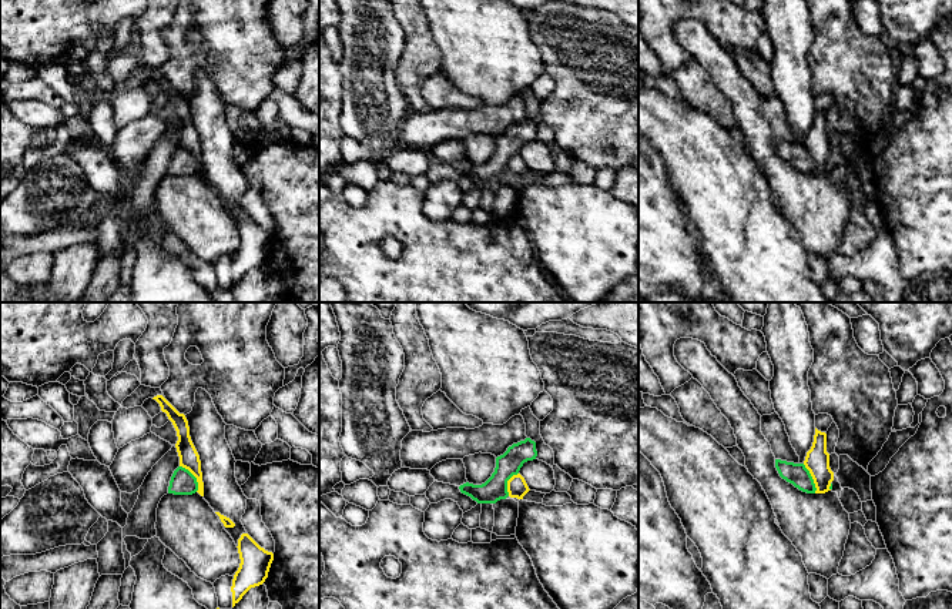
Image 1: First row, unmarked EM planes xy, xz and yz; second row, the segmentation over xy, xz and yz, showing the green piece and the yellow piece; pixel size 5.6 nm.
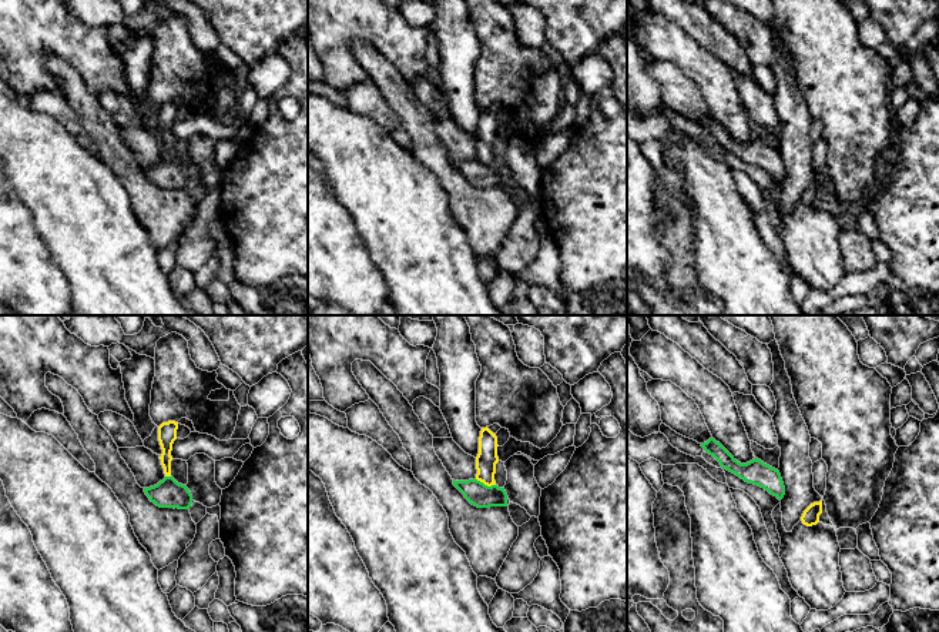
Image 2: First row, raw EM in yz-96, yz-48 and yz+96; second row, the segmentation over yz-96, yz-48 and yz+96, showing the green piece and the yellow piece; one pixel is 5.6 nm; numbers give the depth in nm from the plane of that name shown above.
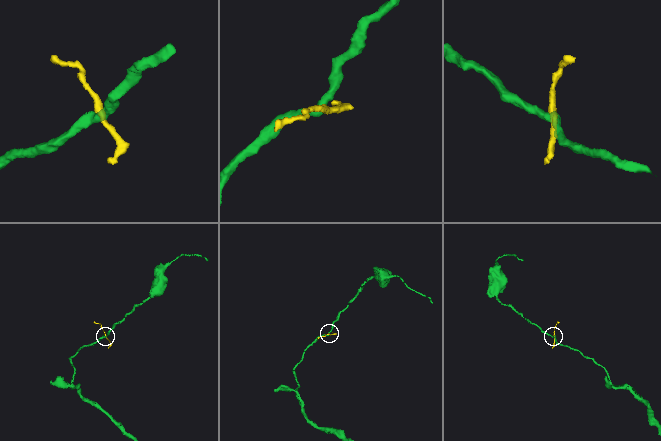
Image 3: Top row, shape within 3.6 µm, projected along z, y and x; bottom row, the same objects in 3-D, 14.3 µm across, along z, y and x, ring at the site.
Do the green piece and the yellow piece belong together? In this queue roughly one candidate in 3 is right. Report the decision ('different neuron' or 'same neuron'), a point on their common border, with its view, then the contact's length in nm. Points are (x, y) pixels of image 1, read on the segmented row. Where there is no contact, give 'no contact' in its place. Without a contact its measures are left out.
different neuron | xy (194, 477) | 180 nm

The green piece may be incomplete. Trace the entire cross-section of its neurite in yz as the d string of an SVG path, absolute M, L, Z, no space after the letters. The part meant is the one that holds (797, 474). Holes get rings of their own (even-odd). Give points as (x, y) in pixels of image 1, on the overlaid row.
M775 459L775 468L782 479L792 483L800 491L807 493L815 493L817 488L814 479L804 464Z

